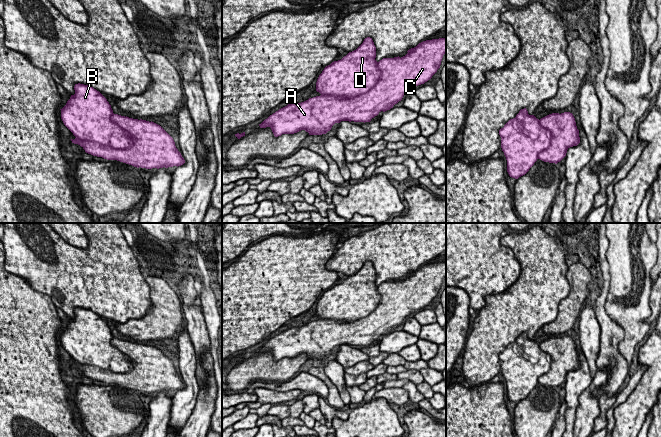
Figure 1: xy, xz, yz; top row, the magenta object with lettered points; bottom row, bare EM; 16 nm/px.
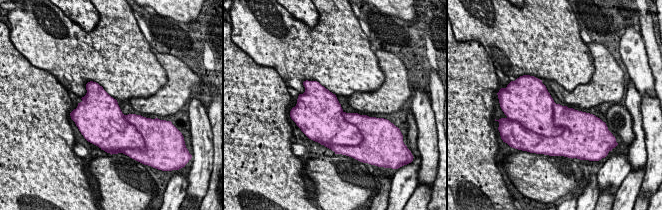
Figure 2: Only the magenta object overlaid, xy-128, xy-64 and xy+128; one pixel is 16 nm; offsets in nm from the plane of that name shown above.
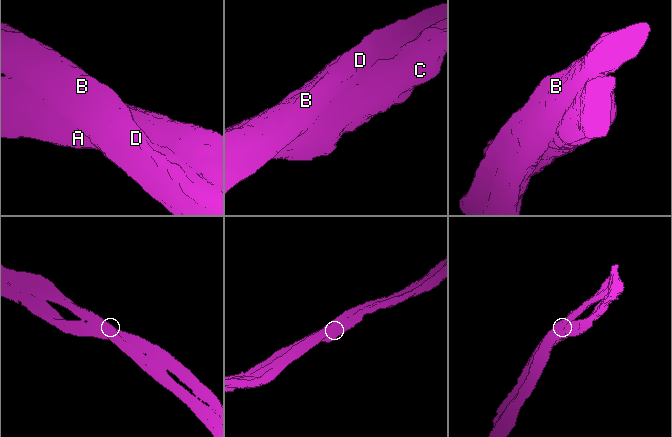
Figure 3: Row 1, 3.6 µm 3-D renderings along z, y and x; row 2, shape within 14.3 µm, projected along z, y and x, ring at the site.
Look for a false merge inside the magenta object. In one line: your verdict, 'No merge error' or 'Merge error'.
Merge error

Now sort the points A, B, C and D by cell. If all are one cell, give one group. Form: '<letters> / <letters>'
A C / B D

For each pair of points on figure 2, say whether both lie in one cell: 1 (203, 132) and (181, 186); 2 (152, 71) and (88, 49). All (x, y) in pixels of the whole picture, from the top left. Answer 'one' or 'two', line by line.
1: two
2: one

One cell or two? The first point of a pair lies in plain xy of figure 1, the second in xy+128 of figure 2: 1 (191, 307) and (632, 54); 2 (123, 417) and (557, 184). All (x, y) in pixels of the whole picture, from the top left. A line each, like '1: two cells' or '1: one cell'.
1: one cell
2: one cell

